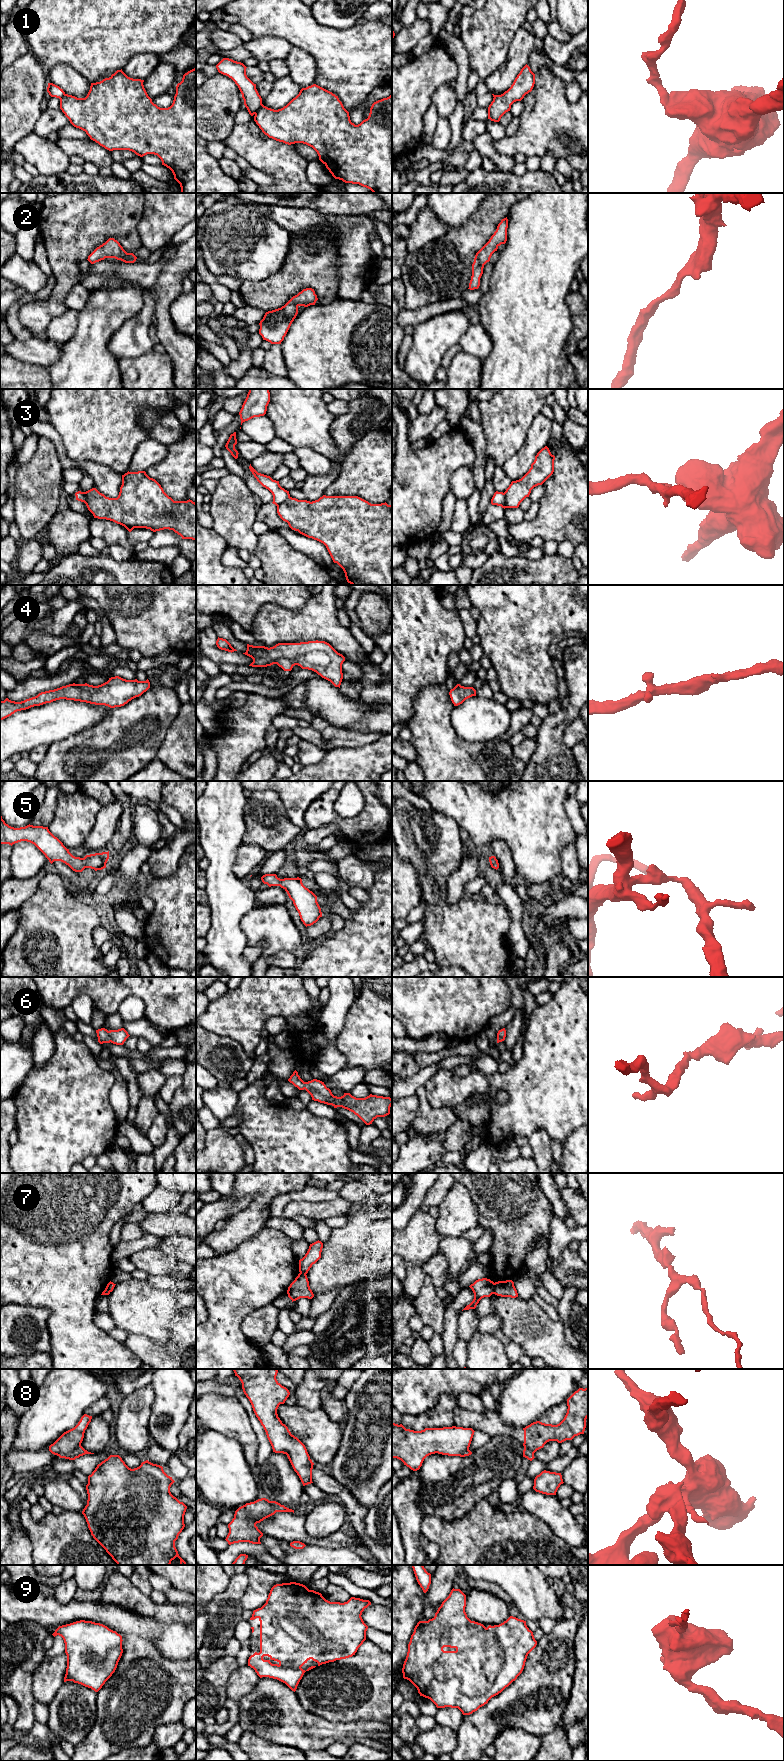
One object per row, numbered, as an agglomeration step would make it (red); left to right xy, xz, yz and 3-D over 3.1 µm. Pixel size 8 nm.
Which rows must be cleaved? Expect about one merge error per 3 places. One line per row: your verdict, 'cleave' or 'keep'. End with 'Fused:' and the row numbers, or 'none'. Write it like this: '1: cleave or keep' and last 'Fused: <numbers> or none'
1: cleave
2: keep
3: cleave
4: keep
5: keep
6: keep
7: cleave
8: cleave
9: keep
Fused: 1, 3, 7, 8

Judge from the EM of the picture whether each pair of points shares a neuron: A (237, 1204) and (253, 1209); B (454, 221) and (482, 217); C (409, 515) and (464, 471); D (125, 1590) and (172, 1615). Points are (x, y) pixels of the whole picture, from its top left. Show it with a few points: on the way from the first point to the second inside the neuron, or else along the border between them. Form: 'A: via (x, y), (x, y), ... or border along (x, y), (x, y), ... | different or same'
A: border along (252, 1197), (245, 1207), (231, 1213), (225, 1219) | different
B: border along (481, 203), (479, 208), (461, 226), (448, 230) | different
C: border along (466, 465), (453, 472), (450, 488) | different
D: via (137, 1601), (160, 1612) | same

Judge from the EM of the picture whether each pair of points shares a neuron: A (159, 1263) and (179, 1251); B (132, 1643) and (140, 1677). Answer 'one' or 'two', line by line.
A: two
B: one

